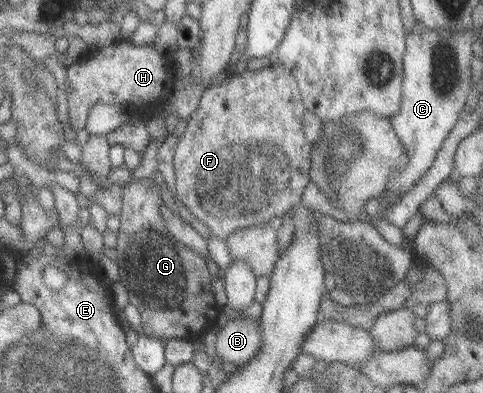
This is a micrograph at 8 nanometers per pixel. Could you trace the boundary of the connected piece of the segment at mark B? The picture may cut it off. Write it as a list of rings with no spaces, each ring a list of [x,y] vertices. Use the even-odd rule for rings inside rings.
[[[244,315],[221,321],[214,339],[214,355],[224,364],[243,366],[260,349],[260,324]]]

